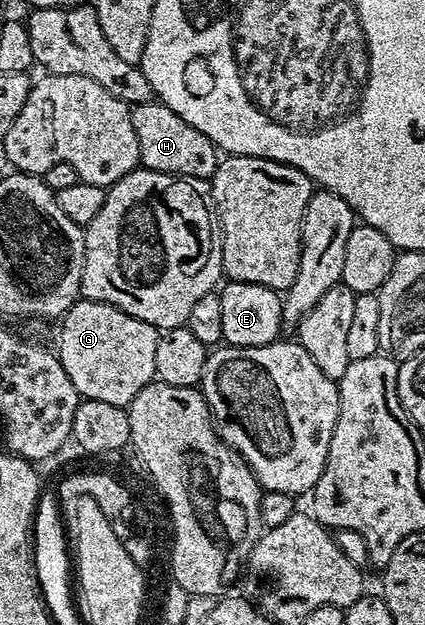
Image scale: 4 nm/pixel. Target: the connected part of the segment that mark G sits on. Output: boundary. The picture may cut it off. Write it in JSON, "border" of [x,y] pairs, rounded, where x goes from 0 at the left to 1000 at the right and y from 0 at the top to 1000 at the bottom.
{"border":[[[191,475],[139,512],[136,522],[141,582],[195,637],[299,653],[304,642],[367,606],[362,563],[379,531],[362,520],[325,514],[325,507],[306,507],[306,501],[256,485]]]}

